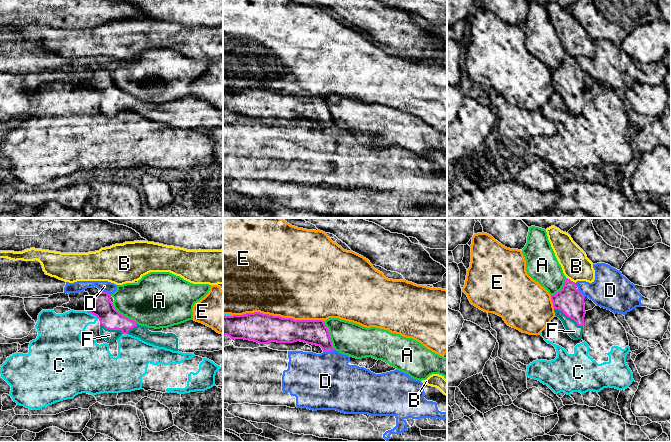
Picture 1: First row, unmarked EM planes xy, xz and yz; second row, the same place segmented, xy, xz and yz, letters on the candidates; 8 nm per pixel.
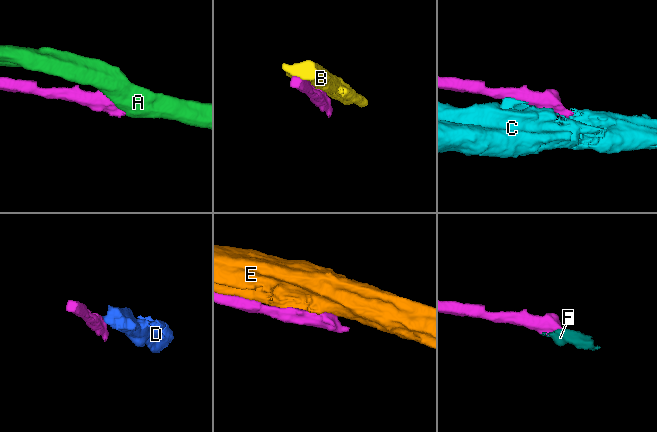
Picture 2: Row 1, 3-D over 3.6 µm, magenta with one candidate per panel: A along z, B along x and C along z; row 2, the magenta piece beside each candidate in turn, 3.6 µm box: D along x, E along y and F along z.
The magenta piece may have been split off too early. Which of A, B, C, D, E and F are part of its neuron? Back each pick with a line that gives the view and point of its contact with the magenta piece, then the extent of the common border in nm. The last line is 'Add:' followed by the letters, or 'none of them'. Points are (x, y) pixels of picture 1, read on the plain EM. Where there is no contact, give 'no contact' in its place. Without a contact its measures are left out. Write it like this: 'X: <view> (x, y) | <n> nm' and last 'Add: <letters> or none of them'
F: yz (568, 93) | 280 nm
Add: F

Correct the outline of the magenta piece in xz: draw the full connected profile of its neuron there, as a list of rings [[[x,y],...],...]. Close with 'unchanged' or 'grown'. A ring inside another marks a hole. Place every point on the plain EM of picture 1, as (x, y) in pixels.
[[[263,90],[223,91],[223,111],[259,120],[294,119],[297,117],[320,122],[323,128],[334,126],[323,96],[294,96]]]; unchanged

